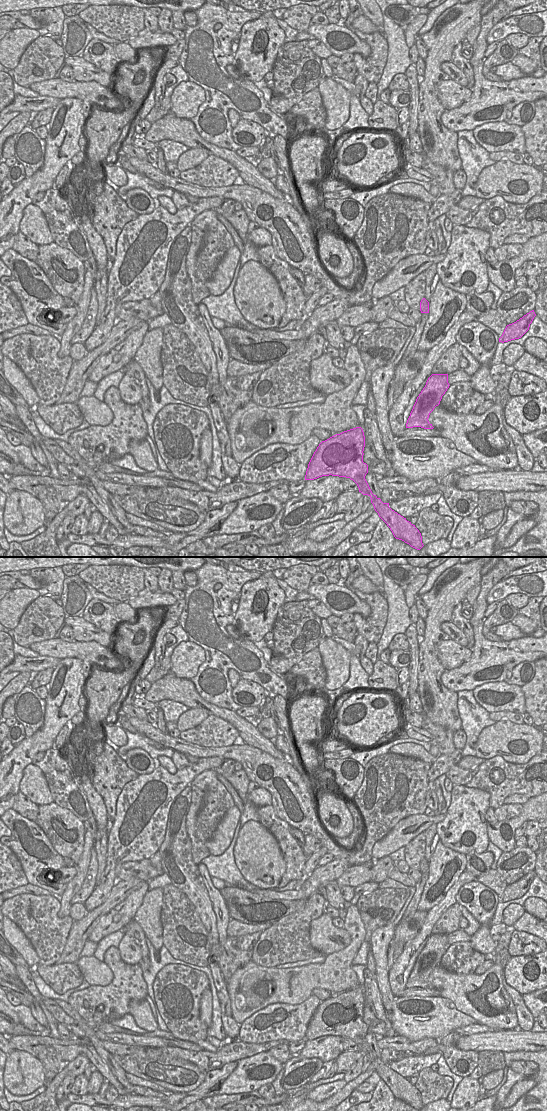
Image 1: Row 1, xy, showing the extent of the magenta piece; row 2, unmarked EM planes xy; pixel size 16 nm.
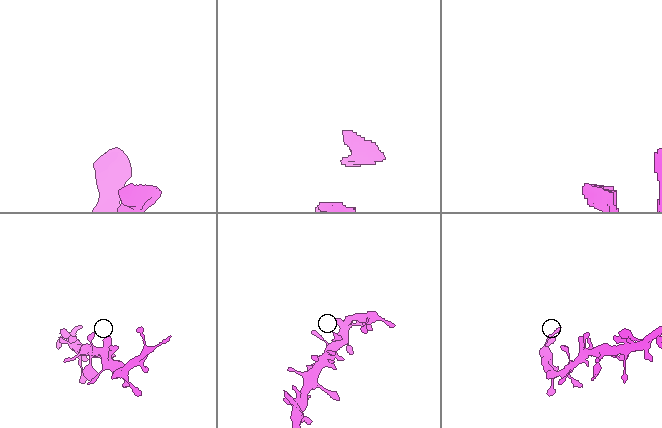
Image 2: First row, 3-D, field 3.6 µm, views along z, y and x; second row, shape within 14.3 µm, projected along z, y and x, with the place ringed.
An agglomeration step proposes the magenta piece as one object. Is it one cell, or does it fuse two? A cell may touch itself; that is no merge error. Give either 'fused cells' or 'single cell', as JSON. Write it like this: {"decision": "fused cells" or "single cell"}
{"decision": "single cell"}

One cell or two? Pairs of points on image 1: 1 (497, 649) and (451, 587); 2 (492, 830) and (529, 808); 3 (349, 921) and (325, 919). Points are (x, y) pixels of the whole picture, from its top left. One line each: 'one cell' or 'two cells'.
1: two cells
2: one cell
3: two cells

